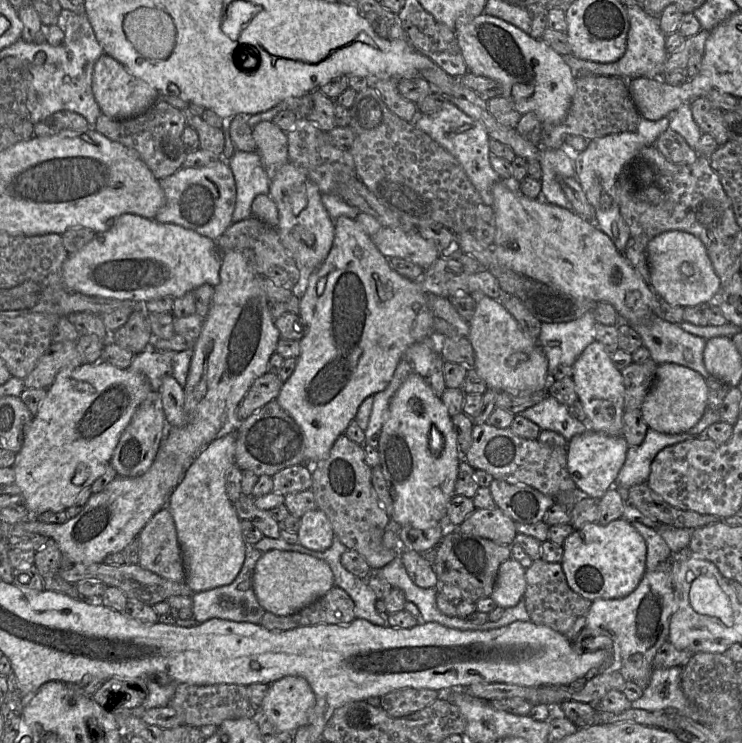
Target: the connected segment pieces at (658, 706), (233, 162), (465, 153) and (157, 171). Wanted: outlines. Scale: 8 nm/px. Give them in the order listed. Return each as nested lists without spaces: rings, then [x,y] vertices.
[[[682,667],[654,669],[642,696],[631,708],[647,711],[673,711],[697,721],[697,708],[686,698],[681,688]]]
[[[236,151],[225,161],[232,170],[236,185],[232,223],[237,223],[252,216],[251,205],[256,196],[269,194],[270,179],[257,152]]]
[[[444,101],[441,109],[434,114],[424,114],[417,111],[411,122],[458,160],[468,179],[479,193],[482,202],[492,206],[492,186],[501,178],[494,171],[489,161],[491,154],[489,150],[490,137],[484,125],[448,101]]]
[[[159,100],[146,112],[126,120],[112,119],[101,114],[93,129],[109,140],[134,150],[154,177],[160,180],[182,168],[188,155],[182,140],[185,127],[186,121],[181,110]]]

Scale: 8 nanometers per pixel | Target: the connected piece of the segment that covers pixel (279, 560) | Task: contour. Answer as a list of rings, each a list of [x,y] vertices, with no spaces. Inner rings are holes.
[[[270,550],[256,562],[253,588],[259,604],[266,612],[278,616],[295,614],[324,596],[334,586],[330,566],[322,559],[294,551]]]

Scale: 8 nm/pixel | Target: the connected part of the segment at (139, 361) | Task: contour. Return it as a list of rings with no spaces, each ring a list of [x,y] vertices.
[[[148,347],[134,356],[130,371],[142,374],[149,382],[153,393],[158,393],[162,379],[172,374],[172,358],[177,352],[160,352]]]

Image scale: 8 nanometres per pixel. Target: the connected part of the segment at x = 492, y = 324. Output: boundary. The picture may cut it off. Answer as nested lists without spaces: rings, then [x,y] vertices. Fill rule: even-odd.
[[[481,292],[470,294],[476,301],[476,309],[469,322],[470,332],[468,339],[472,344],[475,355],[474,369],[485,381],[487,388],[503,391],[539,391],[547,390],[550,375],[548,373],[548,361],[538,341],[526,336],[503,304]]]

